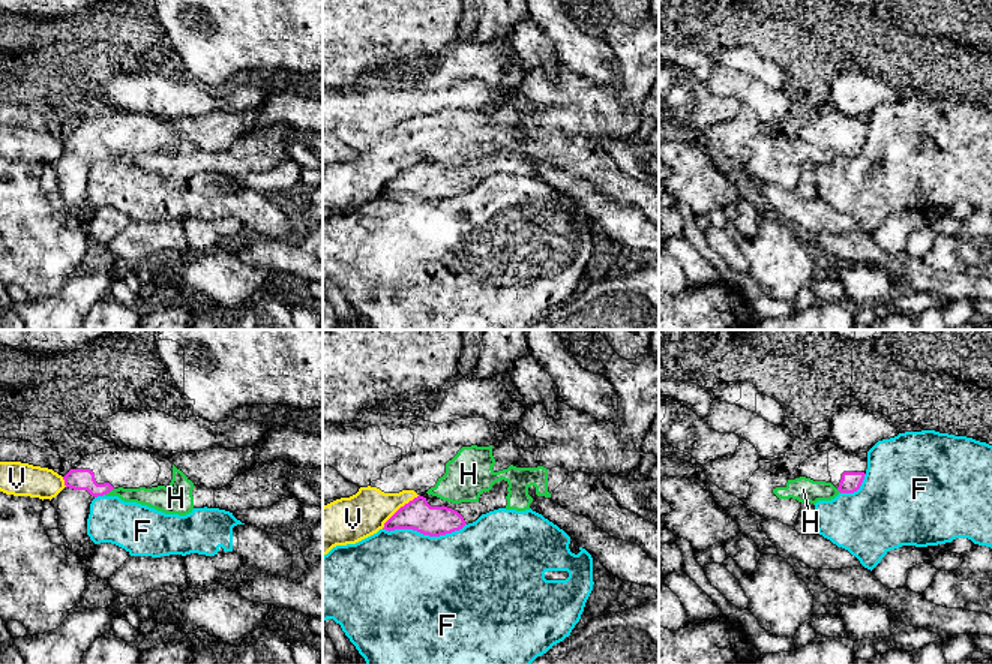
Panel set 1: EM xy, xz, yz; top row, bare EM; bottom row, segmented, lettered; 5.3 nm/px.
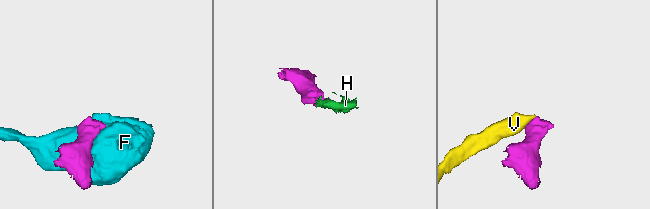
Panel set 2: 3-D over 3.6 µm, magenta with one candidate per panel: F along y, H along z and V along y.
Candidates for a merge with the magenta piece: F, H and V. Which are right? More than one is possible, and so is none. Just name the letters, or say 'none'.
none

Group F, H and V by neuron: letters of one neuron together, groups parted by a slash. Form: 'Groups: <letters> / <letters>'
Groups: F / H V

